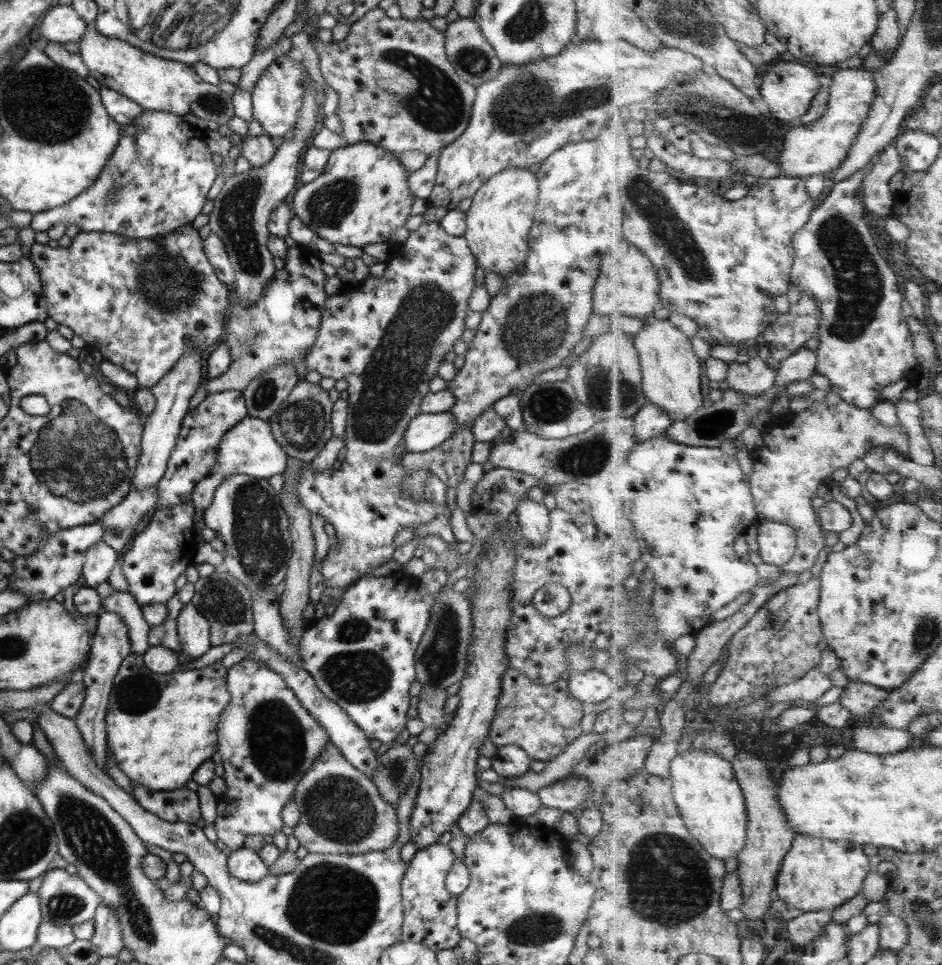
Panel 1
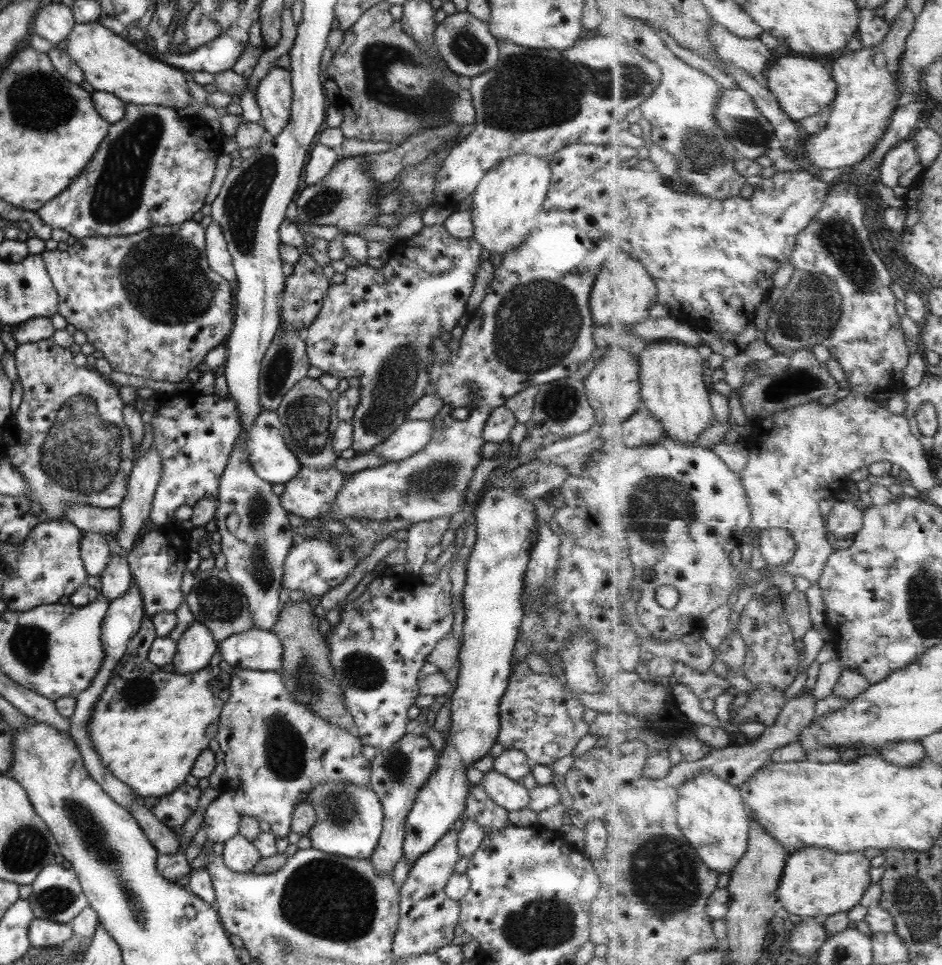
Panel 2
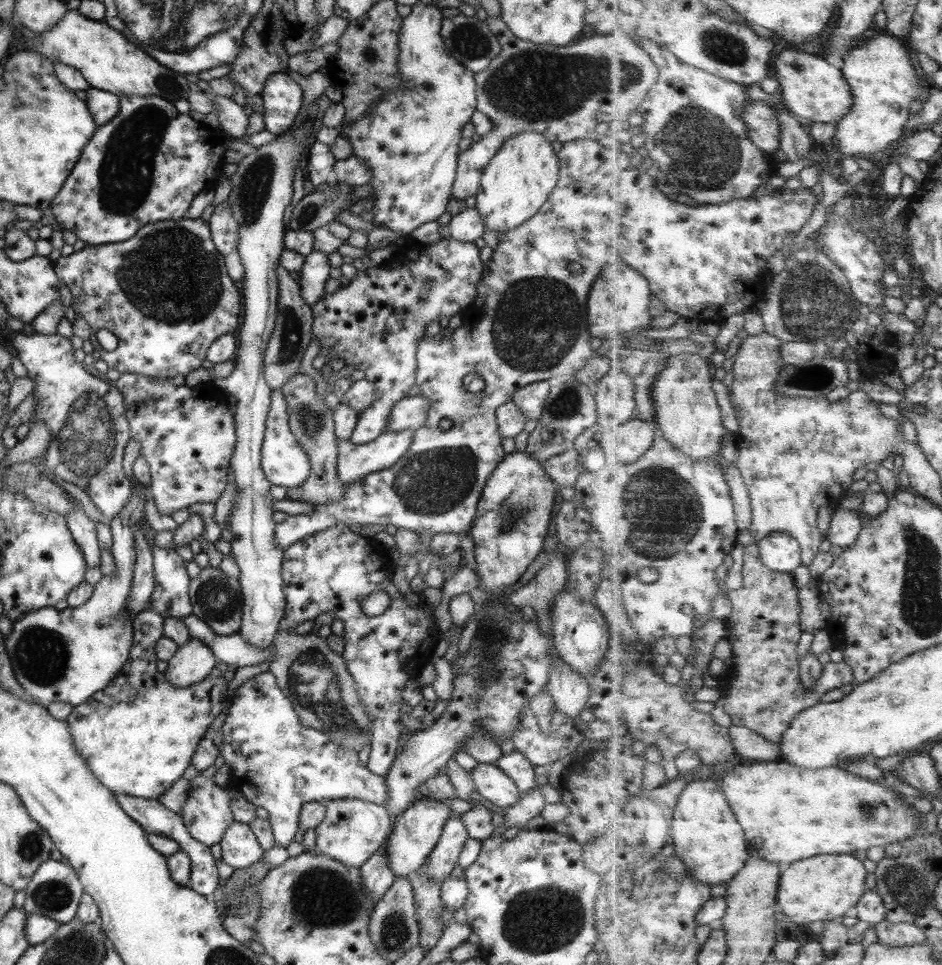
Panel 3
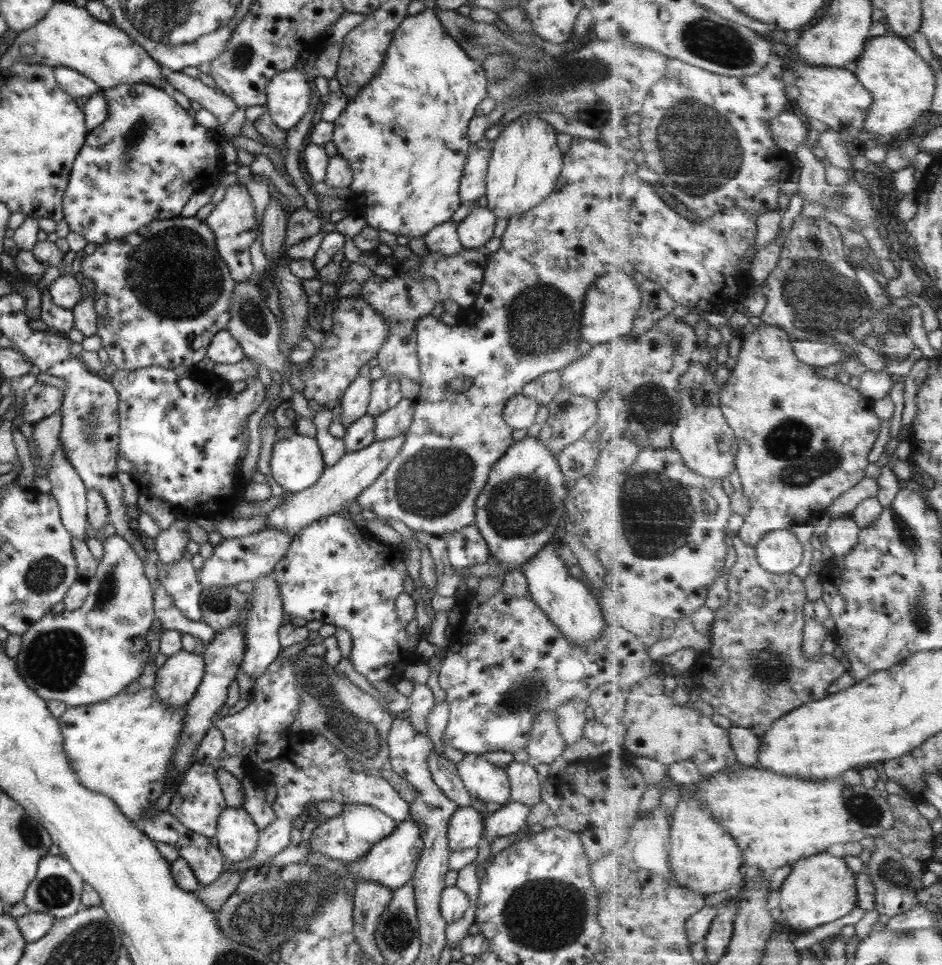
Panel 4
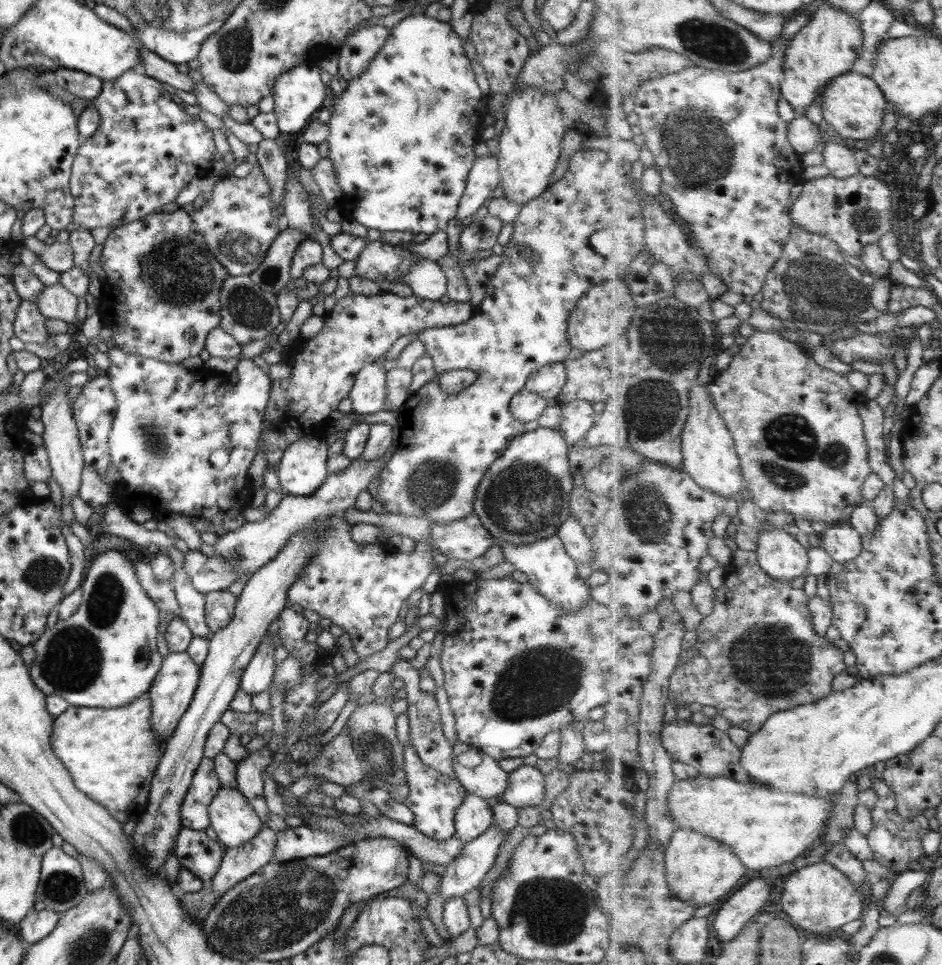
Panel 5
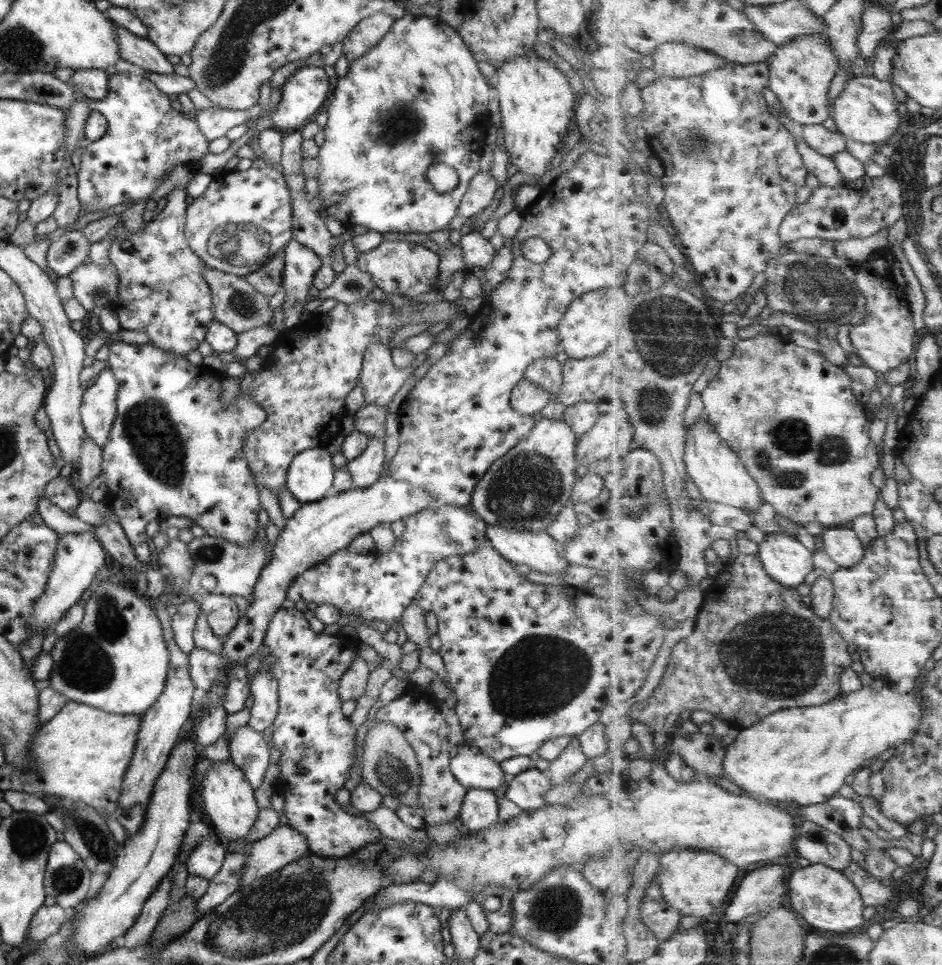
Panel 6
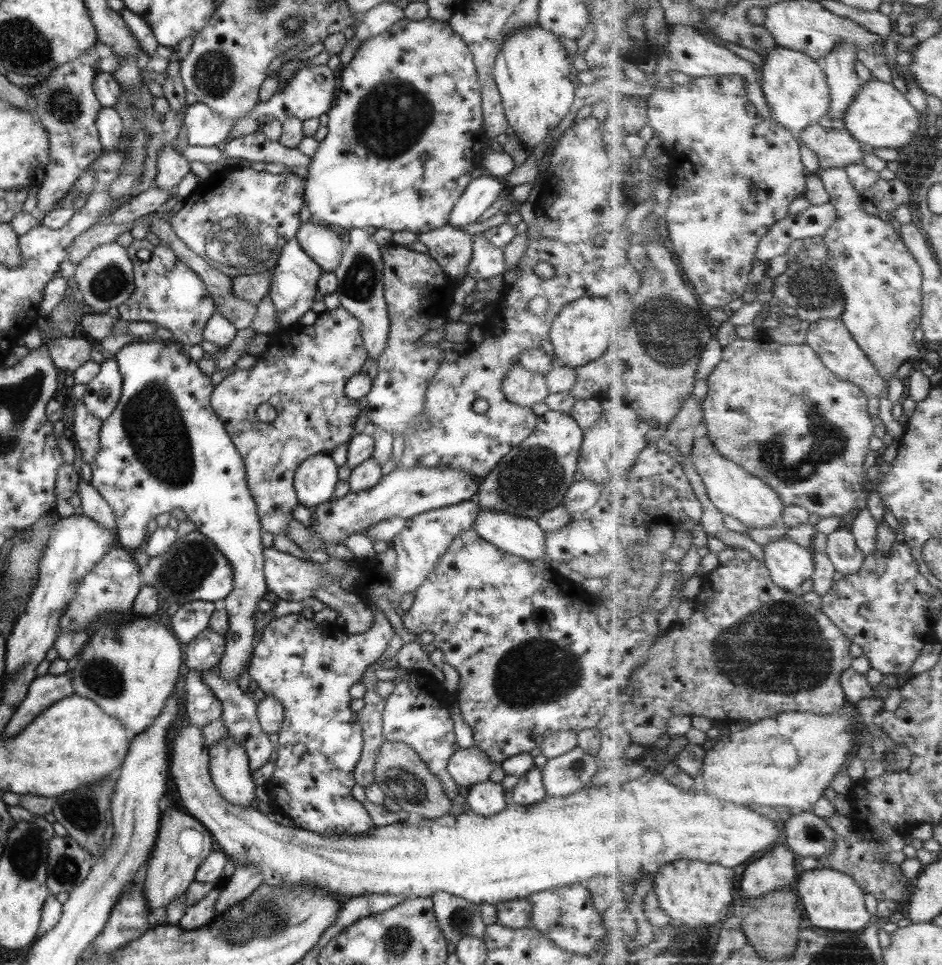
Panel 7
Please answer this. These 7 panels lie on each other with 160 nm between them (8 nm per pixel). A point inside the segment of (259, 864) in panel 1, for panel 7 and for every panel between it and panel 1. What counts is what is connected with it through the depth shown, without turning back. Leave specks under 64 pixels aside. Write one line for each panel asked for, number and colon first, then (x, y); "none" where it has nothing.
2: (238, 854)
3: (239, 849)
4: (237, 835)
5: (233, 821)
6: (228, 802)
7: (228, 768)

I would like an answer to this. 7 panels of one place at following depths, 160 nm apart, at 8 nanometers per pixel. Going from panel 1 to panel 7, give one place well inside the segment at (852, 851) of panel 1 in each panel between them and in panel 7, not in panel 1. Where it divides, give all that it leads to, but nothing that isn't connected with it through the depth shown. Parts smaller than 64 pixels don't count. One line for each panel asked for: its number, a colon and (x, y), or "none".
2: (817, 881)
3: (824, 887)
4: (821, 889)
5: (820, 898)
6: (823, 896)
7: (833, 900)

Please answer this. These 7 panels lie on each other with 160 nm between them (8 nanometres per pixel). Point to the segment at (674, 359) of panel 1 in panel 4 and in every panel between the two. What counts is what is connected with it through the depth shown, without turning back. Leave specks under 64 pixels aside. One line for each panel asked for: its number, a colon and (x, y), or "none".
2: (675, 387)
3: (687, 412)
4: (704, 437)

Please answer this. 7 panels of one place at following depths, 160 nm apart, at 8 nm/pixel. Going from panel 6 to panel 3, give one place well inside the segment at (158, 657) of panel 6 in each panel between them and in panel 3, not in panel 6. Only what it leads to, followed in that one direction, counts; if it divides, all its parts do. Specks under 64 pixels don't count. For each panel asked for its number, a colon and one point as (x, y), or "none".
3: (67, 655)
4: (78, 657)
5: (103, 656)

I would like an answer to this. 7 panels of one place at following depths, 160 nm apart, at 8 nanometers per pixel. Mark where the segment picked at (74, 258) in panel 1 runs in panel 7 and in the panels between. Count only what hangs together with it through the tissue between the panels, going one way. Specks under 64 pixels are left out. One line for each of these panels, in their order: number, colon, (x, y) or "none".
2: (148, 302)
3: (164, 293)
4: (161, 293)
5: (160, 295)
6: (161, 292)
7: (166, 292)

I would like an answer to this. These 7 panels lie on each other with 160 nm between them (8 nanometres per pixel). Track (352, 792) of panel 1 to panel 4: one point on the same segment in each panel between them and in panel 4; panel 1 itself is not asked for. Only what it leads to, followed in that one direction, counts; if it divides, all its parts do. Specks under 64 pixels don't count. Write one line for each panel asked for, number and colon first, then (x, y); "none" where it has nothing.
2: (348, 818)
3: (352, 830)
4: (348, 836)

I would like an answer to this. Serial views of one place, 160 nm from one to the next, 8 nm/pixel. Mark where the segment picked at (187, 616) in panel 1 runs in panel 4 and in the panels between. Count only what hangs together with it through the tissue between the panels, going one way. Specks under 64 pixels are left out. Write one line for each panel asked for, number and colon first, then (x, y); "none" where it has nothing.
2: (195, 646)
3: (190, 663)
4: (176, 680)

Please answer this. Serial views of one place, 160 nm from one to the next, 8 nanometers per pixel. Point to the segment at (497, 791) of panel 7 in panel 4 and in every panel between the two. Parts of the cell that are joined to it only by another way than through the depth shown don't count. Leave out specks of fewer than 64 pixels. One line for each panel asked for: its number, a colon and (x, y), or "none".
4: (463, 830)
5: (472, 817)
6: (478, 811)

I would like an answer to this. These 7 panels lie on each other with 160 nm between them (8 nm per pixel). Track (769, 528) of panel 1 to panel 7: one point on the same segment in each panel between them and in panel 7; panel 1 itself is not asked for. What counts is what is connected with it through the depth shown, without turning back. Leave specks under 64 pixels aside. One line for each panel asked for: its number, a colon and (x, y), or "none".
2: (777, 546)
3: (780, 551)
4: (780, 551)
5: (781, 556)
6: (785, 559)
7: (790, 564)

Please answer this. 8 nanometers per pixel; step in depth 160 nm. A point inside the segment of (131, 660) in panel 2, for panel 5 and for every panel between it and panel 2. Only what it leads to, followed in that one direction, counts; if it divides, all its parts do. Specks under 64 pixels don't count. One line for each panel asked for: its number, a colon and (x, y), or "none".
3: (137, 734)
4: (121, 747)
5: (111, 753)

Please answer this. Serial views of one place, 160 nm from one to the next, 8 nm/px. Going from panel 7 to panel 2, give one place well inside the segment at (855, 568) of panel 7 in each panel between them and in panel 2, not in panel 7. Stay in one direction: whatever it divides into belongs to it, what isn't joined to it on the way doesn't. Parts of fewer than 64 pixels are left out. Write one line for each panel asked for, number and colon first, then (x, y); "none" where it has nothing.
2: (844, 520)
3: (845, 527)
4: (843, 535)
5: (843, 542)
6: (842, 545)

